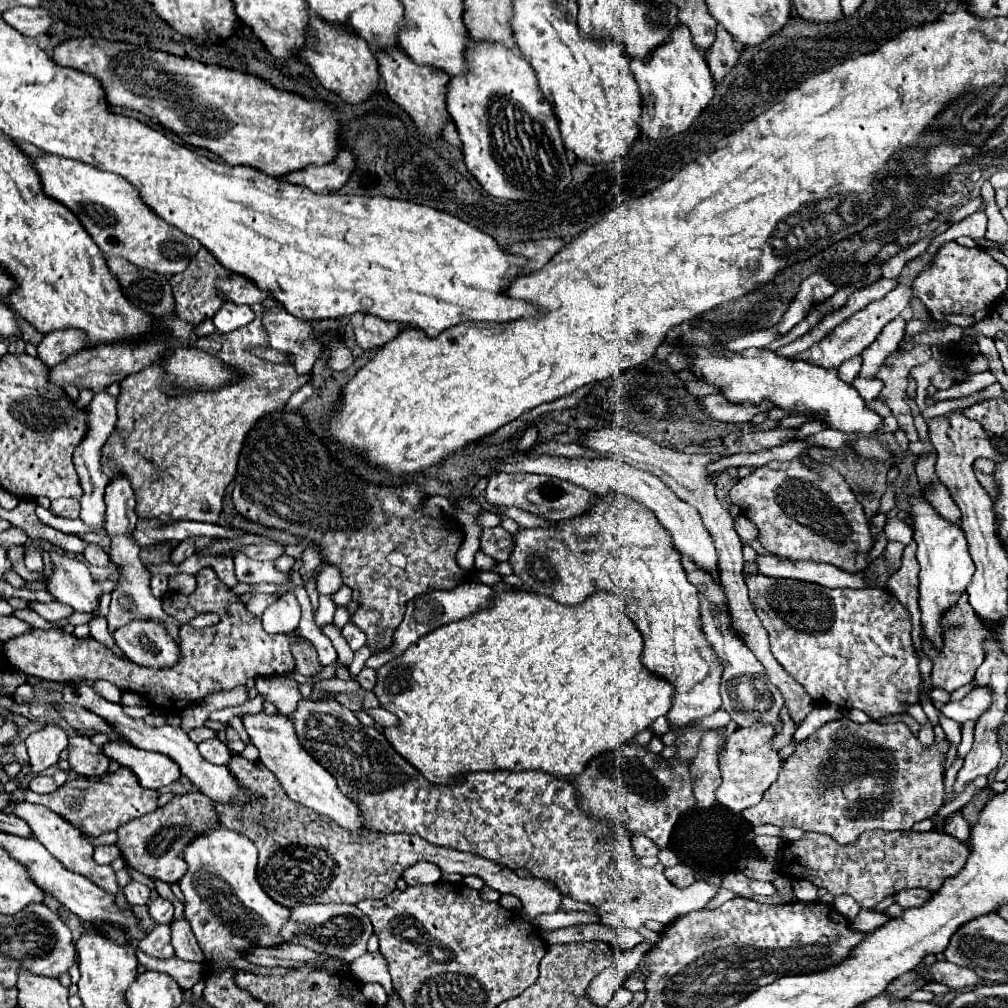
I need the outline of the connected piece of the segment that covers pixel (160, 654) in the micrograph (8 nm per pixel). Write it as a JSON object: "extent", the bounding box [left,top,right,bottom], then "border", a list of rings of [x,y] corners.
{"extent":[114,620,180,668],"border":[[[134,620],[114,632],[116,644],[138,666],[170,668],[180,660],[180,648],[162,630],[162,622]]]}

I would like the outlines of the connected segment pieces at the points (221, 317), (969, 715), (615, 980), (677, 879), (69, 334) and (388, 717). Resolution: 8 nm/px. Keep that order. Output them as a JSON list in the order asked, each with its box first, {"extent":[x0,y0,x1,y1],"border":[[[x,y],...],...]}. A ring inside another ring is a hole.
[{"extent":[214,302,254,332],"border":[[[226,302],[214,316],[214,326],[218,332],[230,332],[236,328],[246,326],[248,322],[254,320],[254,312],[246,304],[234,304]]]},{"extent":[942,686,992,724],"border":[[[986,686],[974,688],[966,698],[962,698],[960,702],[948,702],[942,706],[942,714],[964,724],[966,720],[976,720],[978,716],[982,716],[992,702],[992,692]]]},{"extent":[586,966,630,1007],"border":[[[610,966],[606,968],[602,974],[598,974],[598,978],[594,978],[590,982],[590,986],[586,988],[588,990],[588,998],[592,1002],[596,1002],[598,1007],[607,1006],[611,1001],[616,988],[628,978],[630,974],[618,974],[616,972],[616,966]],[[618,984],[618,986],[616,986]]]},{"extent":[664,864,694,888],"border":[[[676,864],[672,868],[664,868],[664,874],[672,884],[676,884],[680,888],[682,886],[690,886],[694,882],[694,872],[684,864]]]},{"extent":[38,328,86,366],"border":[[[66,328],[56,330],[44,336],[44,340],[38,344],[38,358],[42,362],[48,362],[48,366],[56,366],[64,362],[68,356],[76,354],[86,346],[86,334],[78,328]]]},{"extent":[368,708,400,728],"border":[[[384,708],[368,710],[368,714],[376,720],[376,726],[380,726],[380,728],[392,728],[392,726],[398,726],[398,722],[400,722],[392,712],[388,712]]]}]

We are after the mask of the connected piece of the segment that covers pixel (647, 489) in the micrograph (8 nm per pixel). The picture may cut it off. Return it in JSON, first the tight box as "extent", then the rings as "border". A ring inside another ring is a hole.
{"extent":[494,456,720,586],"border":[[[518,456],[518,458],[506,458],[500,462],[494,462],[494,470],[498,472],[530,472],[530,474],[546,474],[546,476],[556,476],[568,482],[574,482],[594,494],[604,494],[604,492],[618,492],[618,494],[626,494],[630,498],[634,498],[636,502],[642,502],[644,506],[648,506],[656,518],[662,522],[662,526],[672,534],[674,546],[680,554],[692,558],[692,562],[706,570],[710,574],[710,578],[720,586],[720,570],[718,570],[718,552],[714,546],[714,540],[710,536],[710,532],[706,530],[700,512],[688,504],[686,500],[678,498],[670,486],[666,486],[660,478],[656,478],[650,472],[638,470],[626,462],[618,462],[618,460],[610,460],[610,458],[600,458],[600,460],[588,460],[588,458],[554,458],[554,456],[540,456],[540,458],[526,458],[526,456]]]}

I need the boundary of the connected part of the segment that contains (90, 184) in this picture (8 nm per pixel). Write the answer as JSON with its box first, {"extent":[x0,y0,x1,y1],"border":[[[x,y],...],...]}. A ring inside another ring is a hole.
{"extent":[32,154,202,276],"border":[[[44,154],[32,162],[40,172],[46,194],[62,202],[78,216],[82,226],[86,226],[106,256],[122,256],[140,268],[174,276],[186,270],[194,254],[202,248],[196,238],[178,232],[178,228],[156,216],[156,212],[142,200],[140,192],[130,182],[126,182],[126,178],[54,154]]]}

